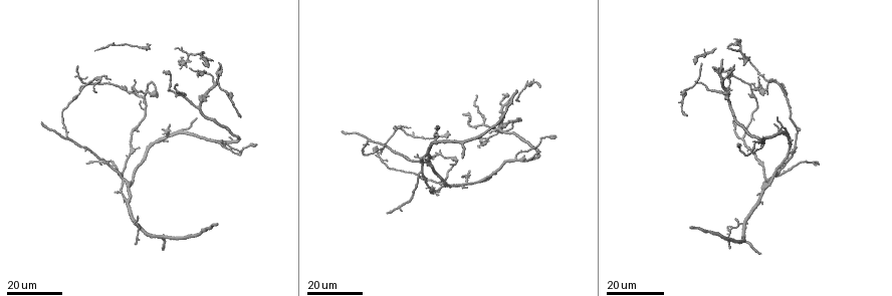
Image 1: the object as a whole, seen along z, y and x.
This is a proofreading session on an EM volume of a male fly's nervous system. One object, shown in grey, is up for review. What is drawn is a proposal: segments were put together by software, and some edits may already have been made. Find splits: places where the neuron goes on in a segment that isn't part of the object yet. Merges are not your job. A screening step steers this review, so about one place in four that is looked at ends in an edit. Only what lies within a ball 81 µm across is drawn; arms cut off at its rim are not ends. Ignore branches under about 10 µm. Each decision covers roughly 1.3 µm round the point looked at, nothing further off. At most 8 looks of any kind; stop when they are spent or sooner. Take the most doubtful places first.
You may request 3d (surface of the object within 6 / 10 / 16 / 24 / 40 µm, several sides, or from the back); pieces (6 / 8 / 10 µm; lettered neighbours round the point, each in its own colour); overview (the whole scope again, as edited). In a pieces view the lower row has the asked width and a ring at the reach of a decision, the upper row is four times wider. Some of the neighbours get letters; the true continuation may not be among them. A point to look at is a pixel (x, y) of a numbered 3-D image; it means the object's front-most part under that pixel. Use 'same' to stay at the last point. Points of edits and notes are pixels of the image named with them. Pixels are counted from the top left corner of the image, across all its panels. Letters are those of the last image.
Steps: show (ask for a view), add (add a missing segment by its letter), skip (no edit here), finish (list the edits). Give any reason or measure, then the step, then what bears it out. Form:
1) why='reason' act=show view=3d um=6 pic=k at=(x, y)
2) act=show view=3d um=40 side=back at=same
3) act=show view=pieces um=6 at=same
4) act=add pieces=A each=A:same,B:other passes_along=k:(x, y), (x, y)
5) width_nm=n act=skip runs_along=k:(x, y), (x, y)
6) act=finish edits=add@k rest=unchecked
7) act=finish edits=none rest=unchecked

why='branch stops here' act=show view=3d um=24 pic=1 at=(777, 117)

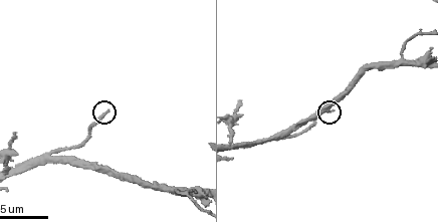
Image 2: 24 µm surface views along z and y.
act=show view=pieces um=6 pic=2 at=(331, 111)

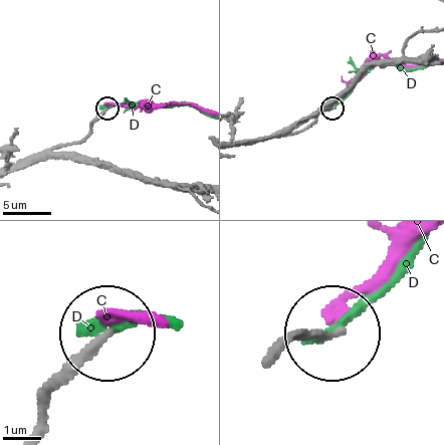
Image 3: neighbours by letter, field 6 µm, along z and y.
width_nm=150 act=skip each=C:other,D:other runs_along=3:(134, 172), (67, 160), (55, 153), (79, 141), (105, 109) found='no lettered segment goes on from it'

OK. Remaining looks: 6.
why='branch stops here' act=show view=3d um=16 pic=1 at=(136, 217)

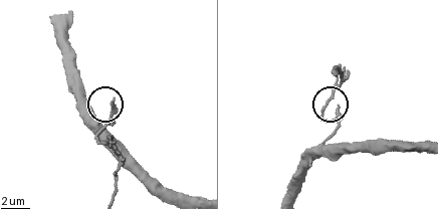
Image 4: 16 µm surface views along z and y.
why='see the neighbours' act=show view=pieces um=10 pic=4 at=(113, 101)

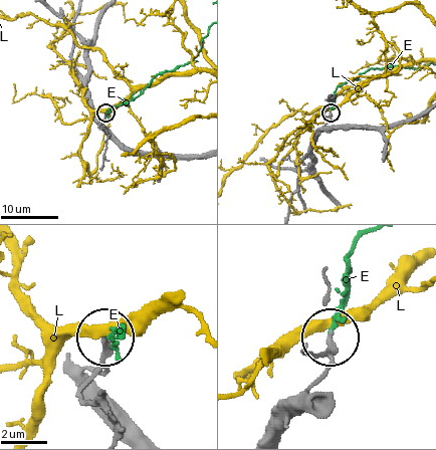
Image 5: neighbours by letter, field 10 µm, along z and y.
width_nm=270 act=add pieces=E each=E:same,L:other found='the neuron continues'

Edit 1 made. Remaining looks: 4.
act=show view=overview

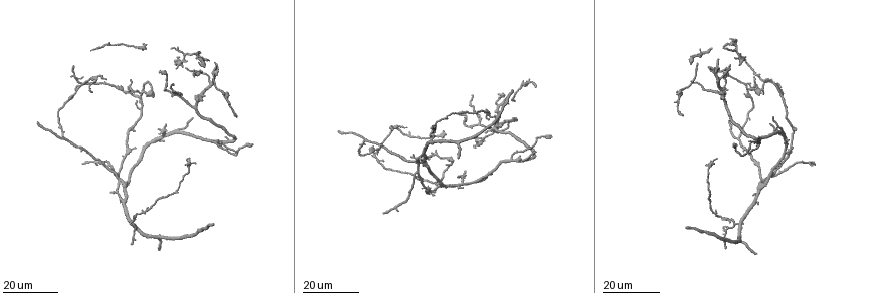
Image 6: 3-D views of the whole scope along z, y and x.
why='an open end' act=show view=3d um=16 pic=6 at=(430, 127)

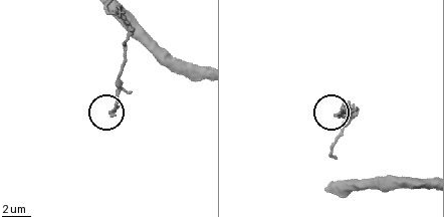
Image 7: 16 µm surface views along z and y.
act=show view=pieces um=6 pic=7 at=(336, 113)

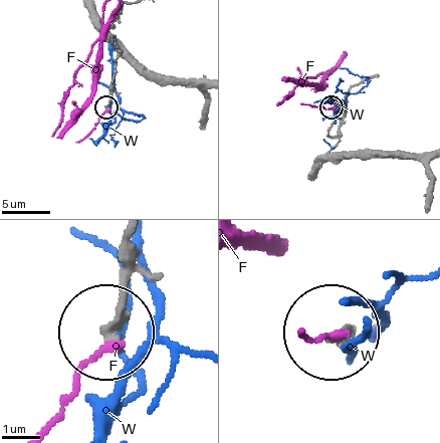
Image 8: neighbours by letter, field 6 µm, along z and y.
act=skip each=F:other,W:other runs_along=8:(130, 243), (111, 326) found='none of them fits'

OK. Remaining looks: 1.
why='an open end' act=show view=pieces um=10 pic=2 at=(239, 103)

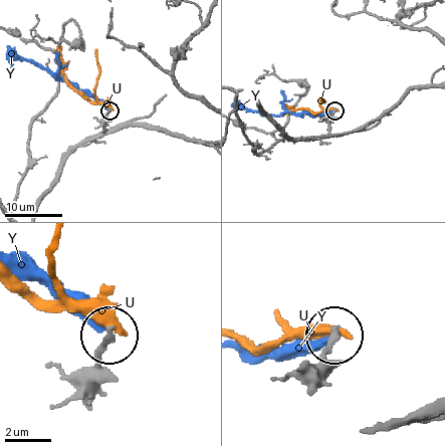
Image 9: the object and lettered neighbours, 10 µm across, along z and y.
act=skip each=U:other,Y:other runs_along=9:(391, 105), (364, 125), (338, 135), (329, 132), (334, 110) found='no lettered segment goes on from it'

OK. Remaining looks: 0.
act=finish edits=add@5 rest=unchecked

